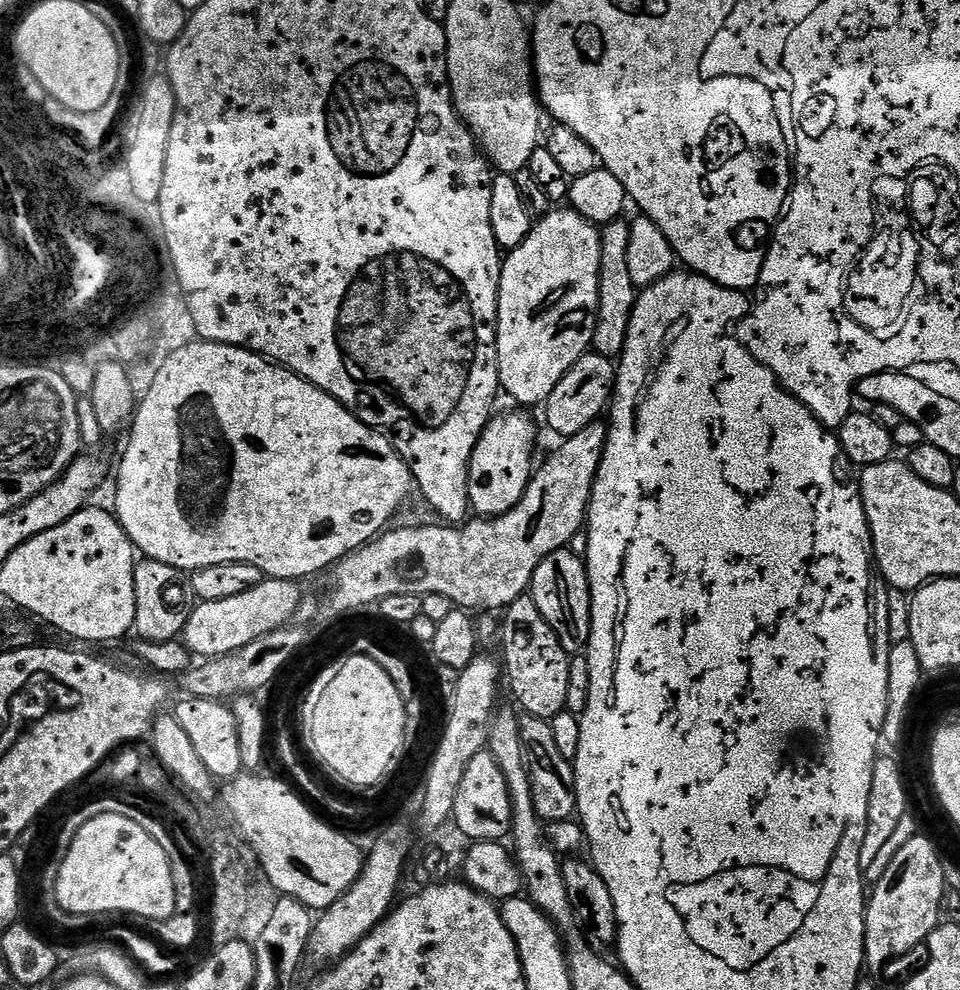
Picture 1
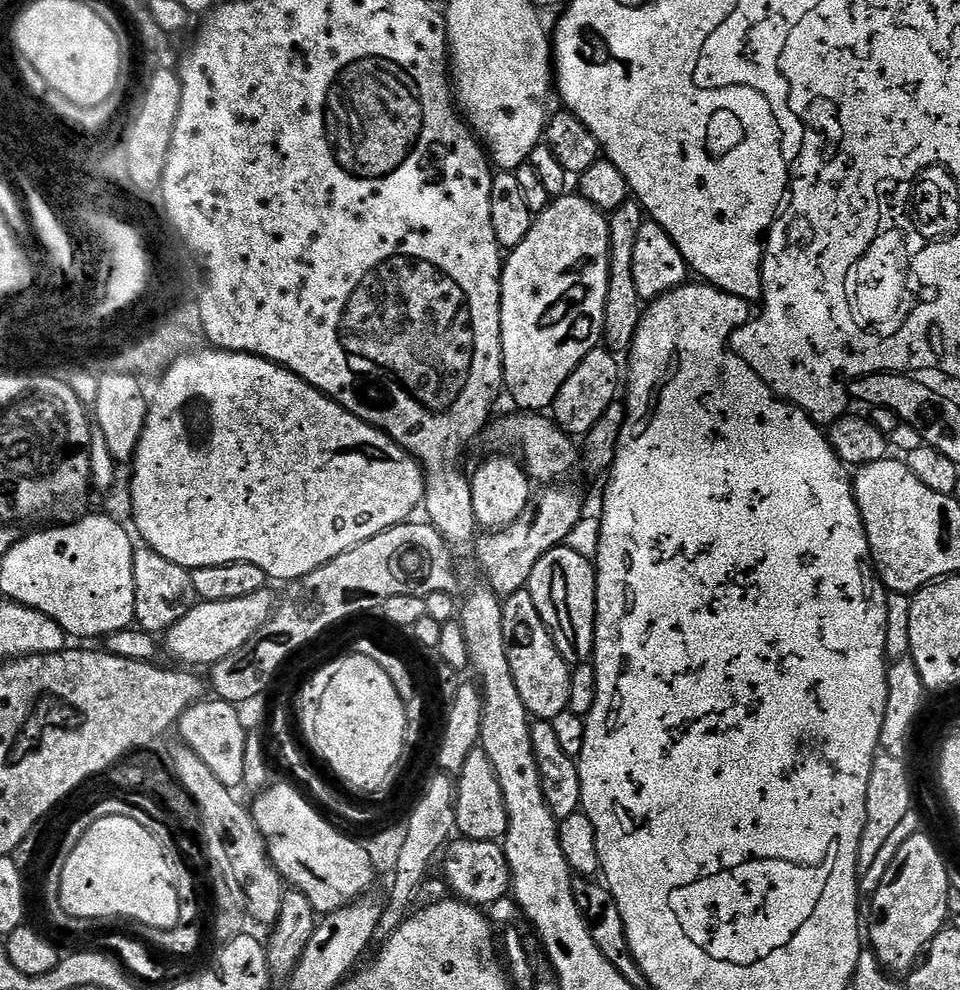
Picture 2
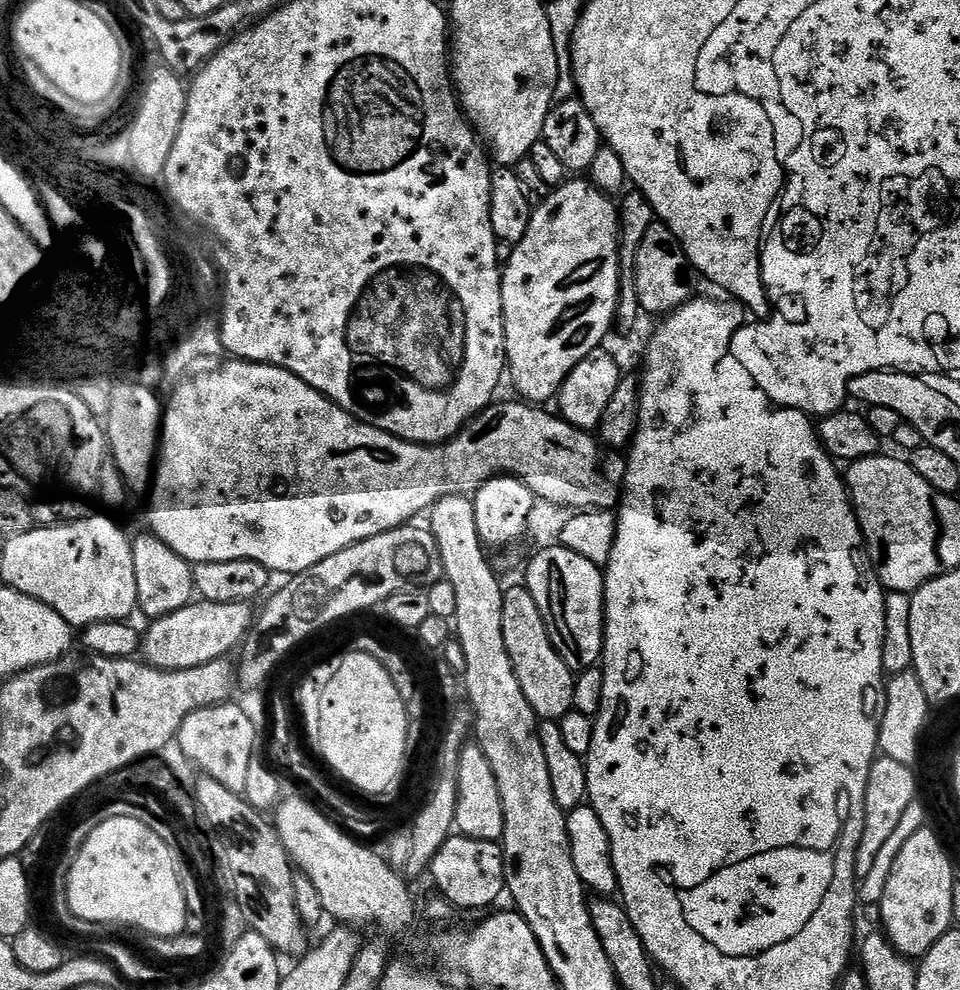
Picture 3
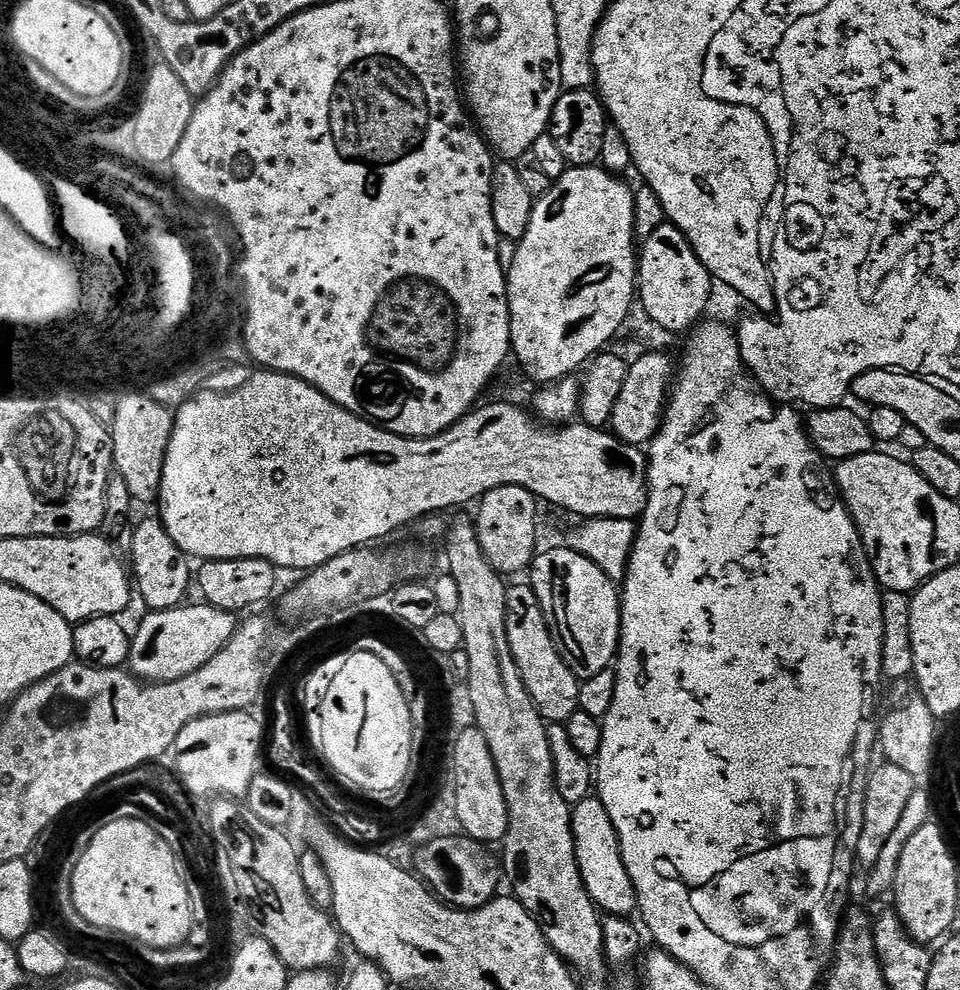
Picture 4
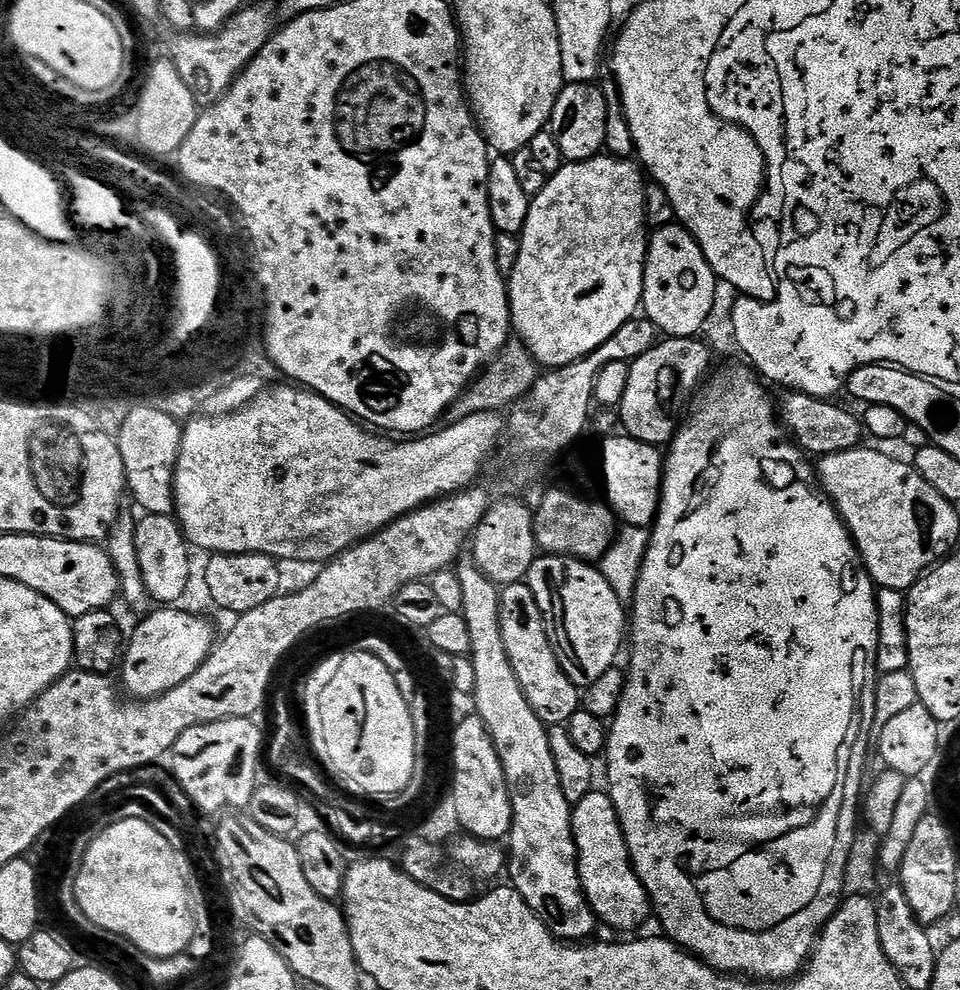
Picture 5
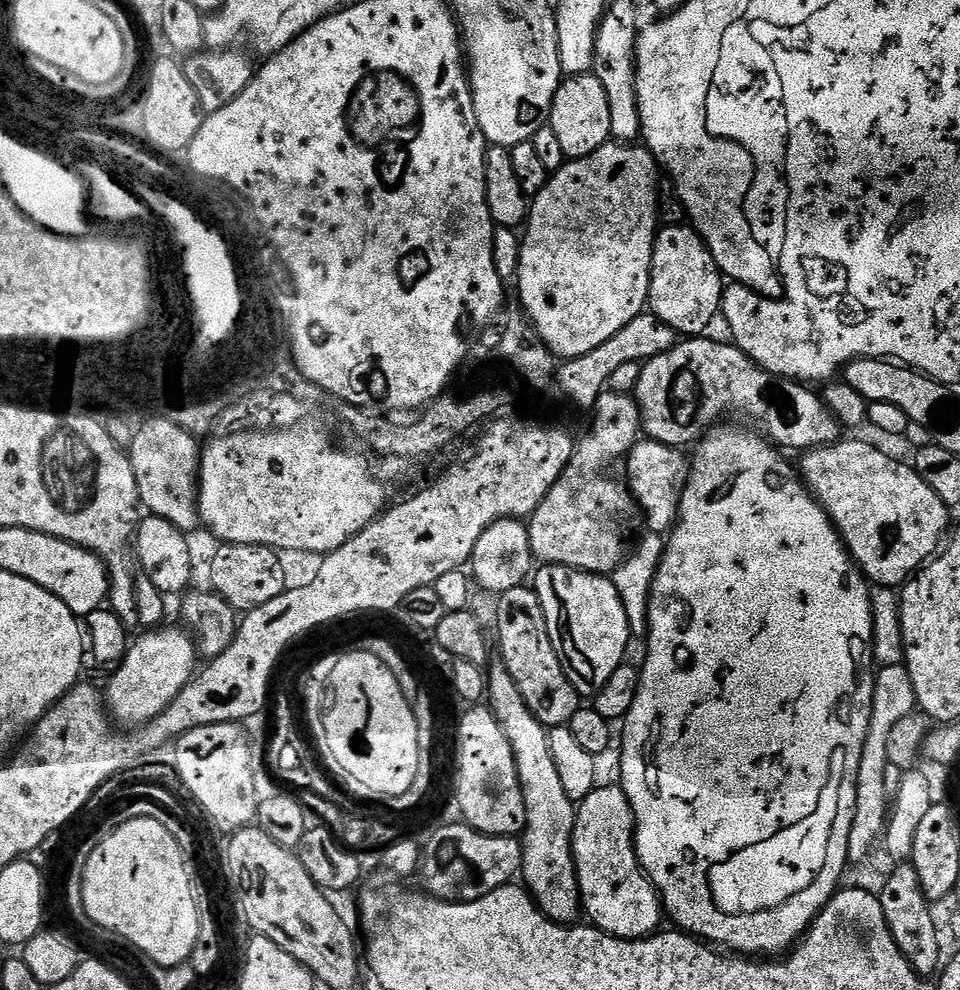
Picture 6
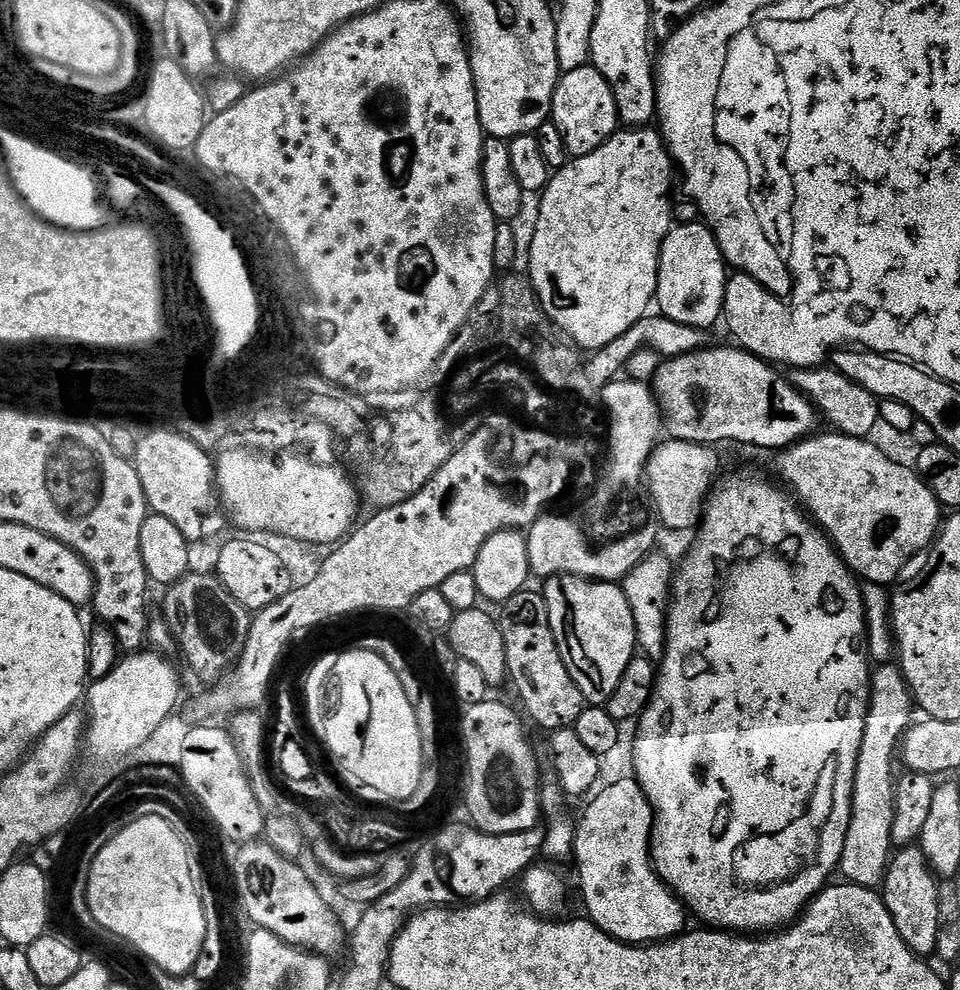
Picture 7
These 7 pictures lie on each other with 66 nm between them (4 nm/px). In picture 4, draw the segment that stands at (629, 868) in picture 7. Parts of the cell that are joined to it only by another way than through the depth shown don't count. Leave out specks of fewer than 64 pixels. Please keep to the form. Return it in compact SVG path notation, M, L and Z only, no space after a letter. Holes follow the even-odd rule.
M595 795L587 796L572 808L572 833L582 882L599 911L610 916L631 917L637 911L636 891L628 881L626 868L620 857L620 843L614 822L610 822L606 806L602 806Z

